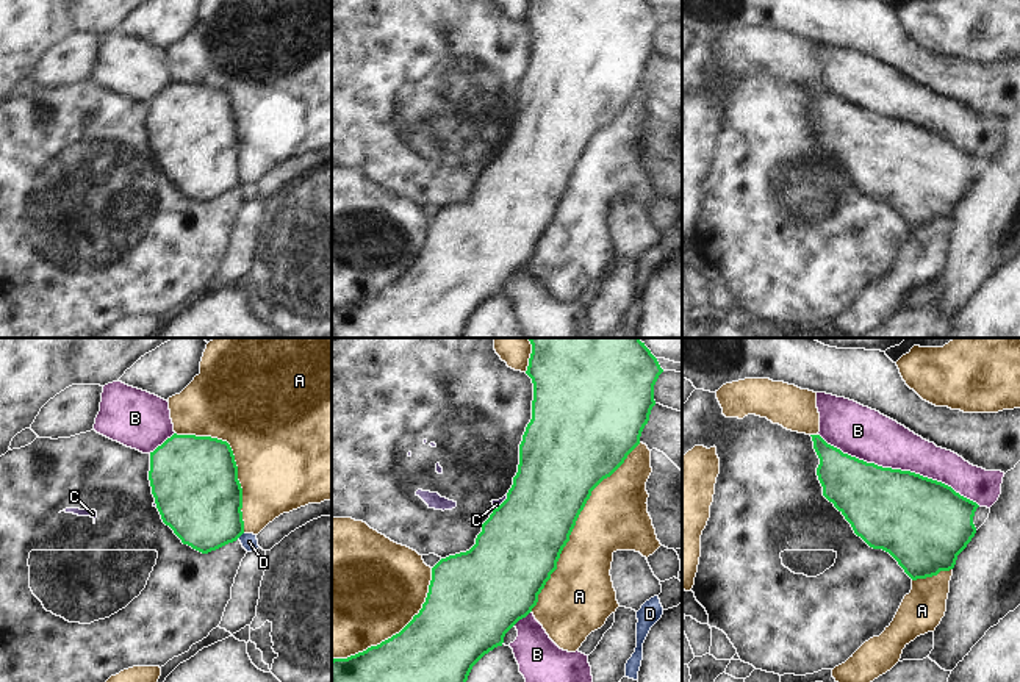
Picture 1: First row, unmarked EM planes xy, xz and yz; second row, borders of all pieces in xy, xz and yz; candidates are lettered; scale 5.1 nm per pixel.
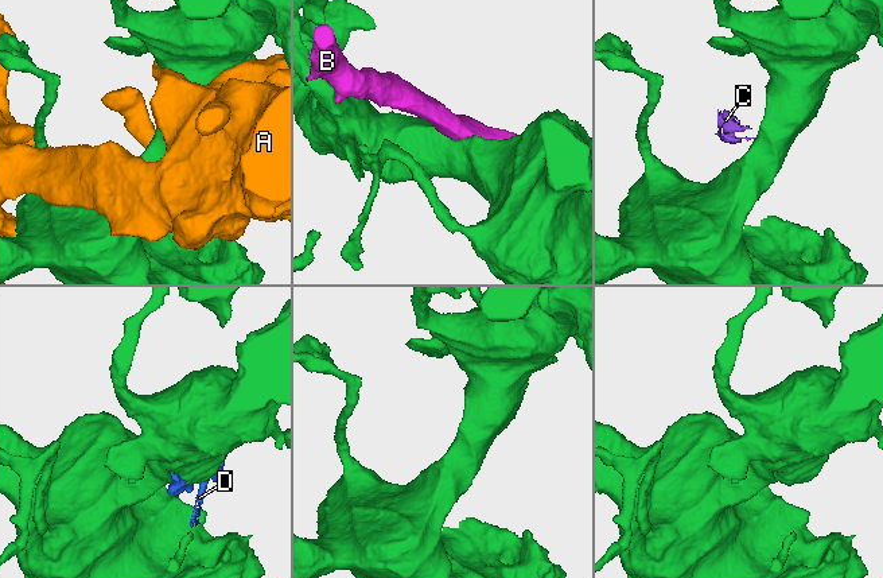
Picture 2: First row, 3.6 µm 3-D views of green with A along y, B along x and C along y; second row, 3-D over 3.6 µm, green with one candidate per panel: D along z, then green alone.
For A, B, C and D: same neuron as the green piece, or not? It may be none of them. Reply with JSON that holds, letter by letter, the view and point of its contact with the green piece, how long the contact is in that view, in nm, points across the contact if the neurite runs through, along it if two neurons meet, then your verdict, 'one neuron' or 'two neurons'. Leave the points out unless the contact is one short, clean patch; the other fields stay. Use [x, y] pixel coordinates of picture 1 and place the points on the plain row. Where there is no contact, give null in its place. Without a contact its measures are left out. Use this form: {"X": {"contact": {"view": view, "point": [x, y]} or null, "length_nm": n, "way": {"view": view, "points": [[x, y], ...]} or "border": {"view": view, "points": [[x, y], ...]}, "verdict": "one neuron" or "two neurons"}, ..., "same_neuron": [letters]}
{"A": {"contact": {"view": "xz", "point": [574, 174]}, "length_nm": 1050, "verdict": "two neurons"}, "B": {"contact": {"view": "yz", "point": [900, 119]}, "length_nm": 900, "verdict": "two neurons"}, "C": {"contact": {"view": "xz", "point": [502, 152]}, "length_nm": 120, "border": {"view": "xz", "points": [[507, 144], [493, 160]]}, "verdict": "two neurons"}, "D": {"contact": {"view": "xy", "point": [240, 185]}, "length_nm": 50, "verdict": "two neurons"}, "same_neuron": []}

